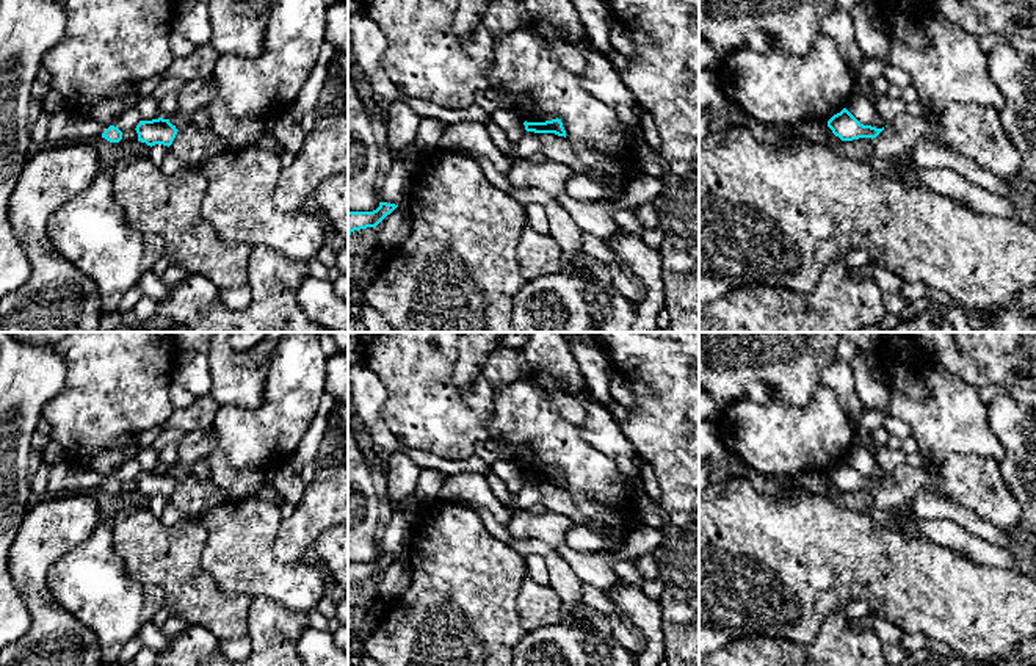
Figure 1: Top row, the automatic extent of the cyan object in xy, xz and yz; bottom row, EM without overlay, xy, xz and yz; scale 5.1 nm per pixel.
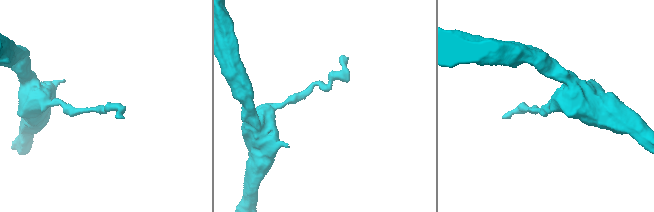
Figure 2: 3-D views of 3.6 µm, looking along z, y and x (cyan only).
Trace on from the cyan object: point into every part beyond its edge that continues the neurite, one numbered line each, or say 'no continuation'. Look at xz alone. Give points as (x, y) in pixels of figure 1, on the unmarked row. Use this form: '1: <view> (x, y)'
no continuation

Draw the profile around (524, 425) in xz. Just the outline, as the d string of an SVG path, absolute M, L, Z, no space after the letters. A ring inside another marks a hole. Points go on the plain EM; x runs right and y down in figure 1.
M531 378L519 379L494 390L494 412L486 420L489 439L505 453L506 461L522 465L527 473L560 470L566 489L580 512L592 522L592 528L613 544L625 544L630 536L630 516L635 498L625 490L625 483L616 462L581 439L580 426L564 420L555 409L550 395L541 390Z

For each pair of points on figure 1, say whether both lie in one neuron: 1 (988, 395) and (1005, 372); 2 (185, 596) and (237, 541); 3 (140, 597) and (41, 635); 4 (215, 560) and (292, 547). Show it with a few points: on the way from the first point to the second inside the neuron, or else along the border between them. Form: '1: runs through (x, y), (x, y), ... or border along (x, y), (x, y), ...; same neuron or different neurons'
1: border along (1019, 387), (985, 386), (980, 389); different neurons
2: border along (207, 533), (201, 566), (223, 591), (235, 594); different neurons
3: border along (52, 597), (93, 632), (101, 649); different neurons
4: border along (284, 519), (273, 544), (273, 553), (290, 564); different neurons

